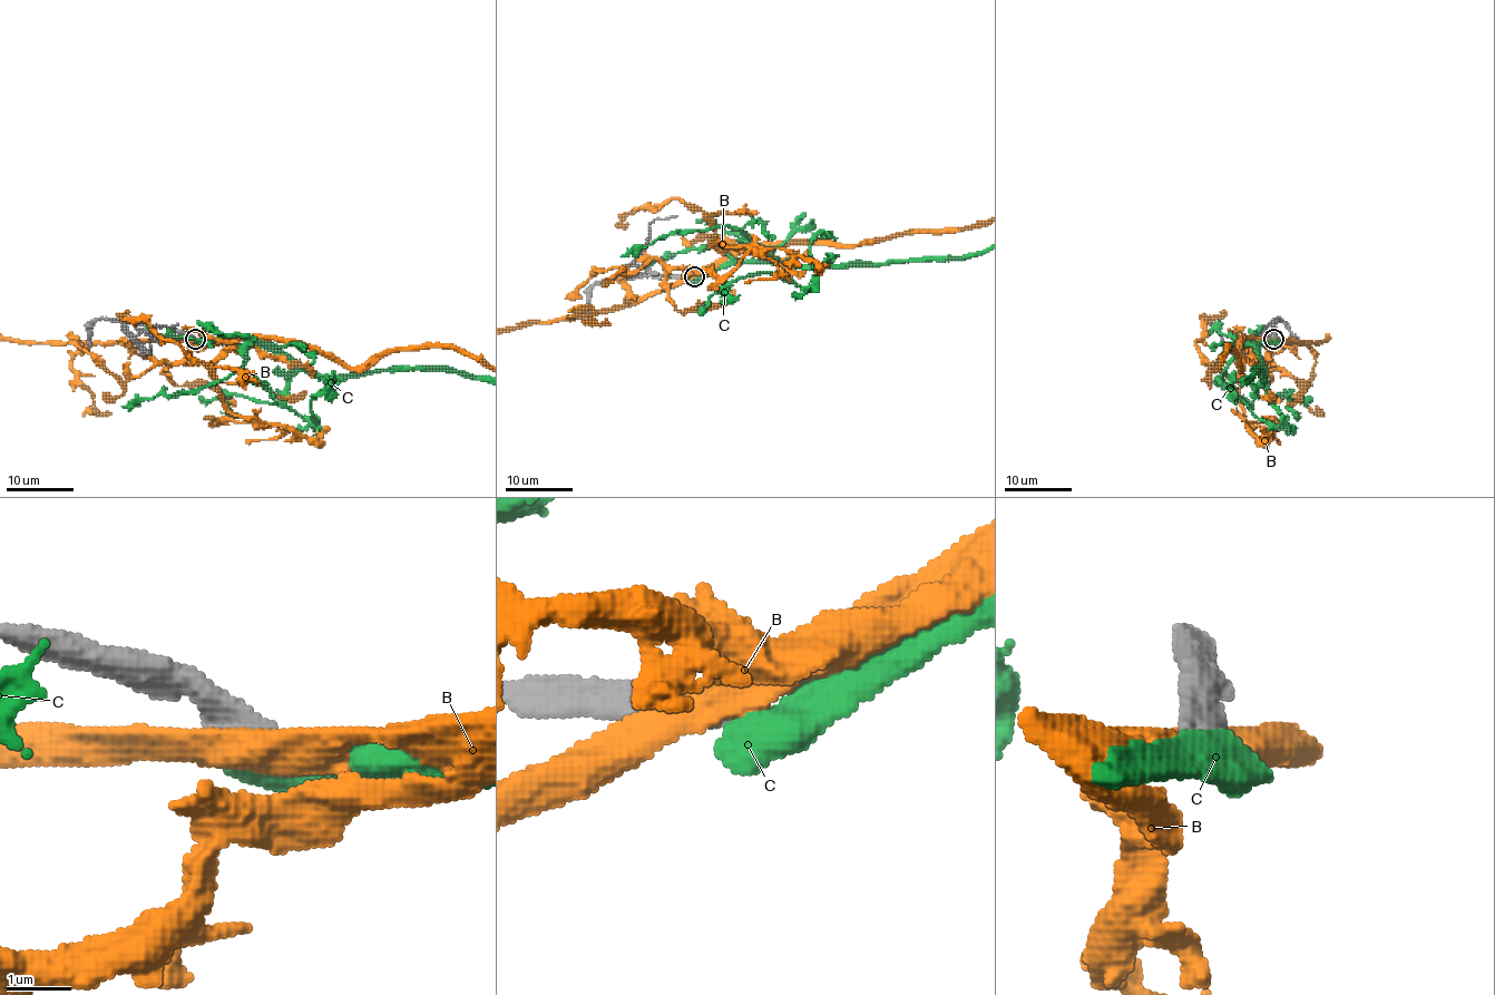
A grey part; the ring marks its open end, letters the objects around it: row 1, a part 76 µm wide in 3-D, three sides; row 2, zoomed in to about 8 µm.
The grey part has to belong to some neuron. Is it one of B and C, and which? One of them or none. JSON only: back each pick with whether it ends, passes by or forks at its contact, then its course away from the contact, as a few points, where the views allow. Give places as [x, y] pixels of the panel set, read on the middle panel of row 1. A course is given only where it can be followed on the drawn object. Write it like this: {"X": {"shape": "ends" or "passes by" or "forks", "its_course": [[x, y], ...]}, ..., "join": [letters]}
{"join": []}

